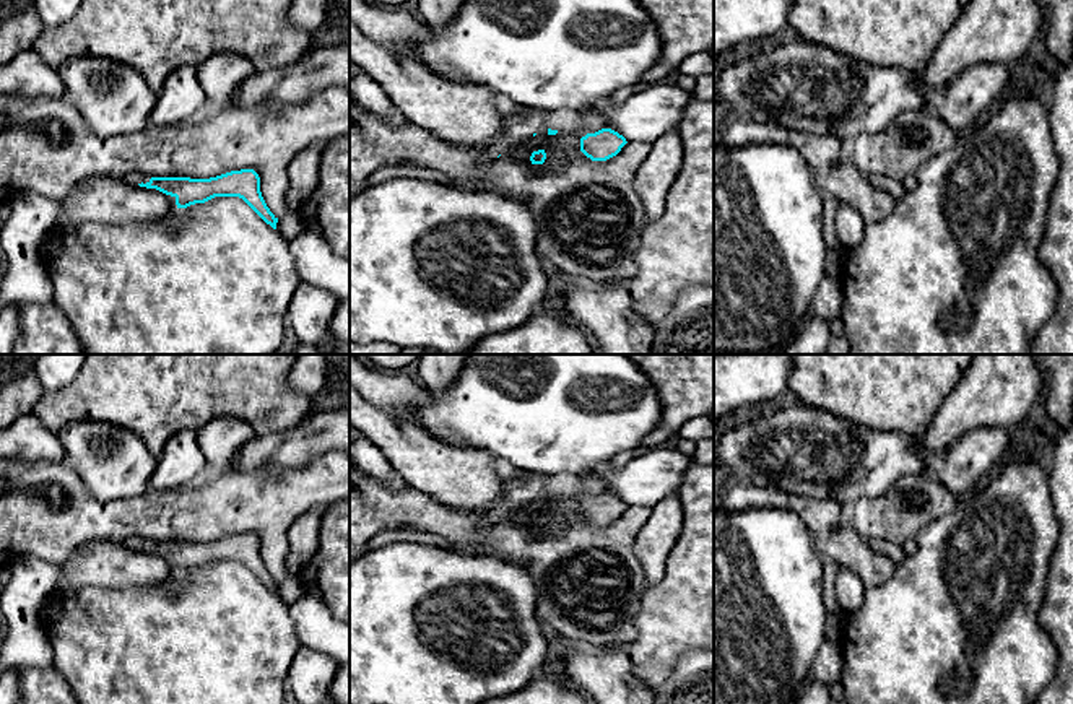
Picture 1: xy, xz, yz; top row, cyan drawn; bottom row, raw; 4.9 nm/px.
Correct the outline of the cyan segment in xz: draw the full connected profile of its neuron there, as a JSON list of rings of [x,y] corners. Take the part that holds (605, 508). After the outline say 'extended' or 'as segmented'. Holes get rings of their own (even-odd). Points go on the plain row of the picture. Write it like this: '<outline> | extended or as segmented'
[[[602,493],[580,502],[580,515],[592,525],[606,525],[626,509],[626,502],[611,493]]] | as segmented

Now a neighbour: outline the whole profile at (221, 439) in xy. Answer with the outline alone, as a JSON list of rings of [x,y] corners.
[[[216,418],[198,431],[198,445],[206,458],[208,473],[224,473],[255,432],[237,418]]]

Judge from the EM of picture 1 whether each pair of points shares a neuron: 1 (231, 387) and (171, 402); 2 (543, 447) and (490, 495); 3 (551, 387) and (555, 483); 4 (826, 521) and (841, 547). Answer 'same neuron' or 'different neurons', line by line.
1: same neuron
2: different neurons
3: different neurons
4: different neurons

